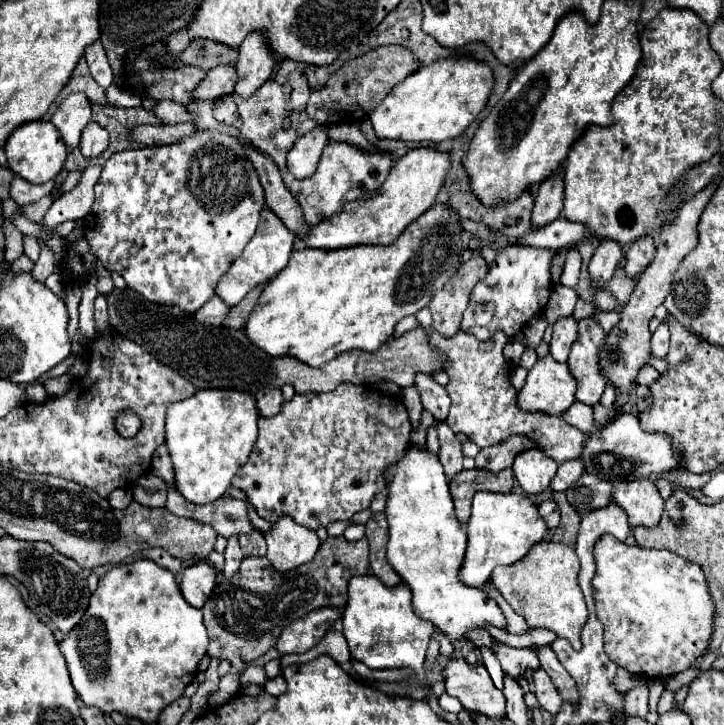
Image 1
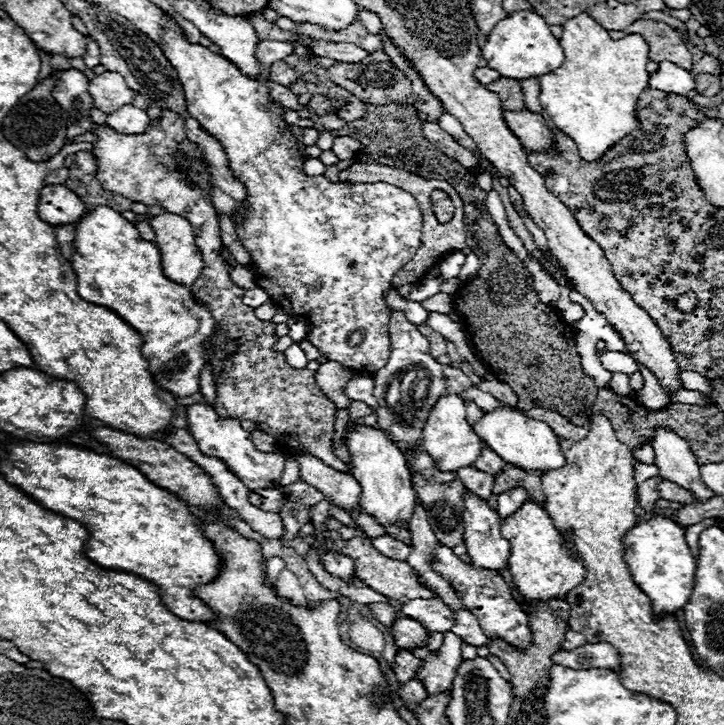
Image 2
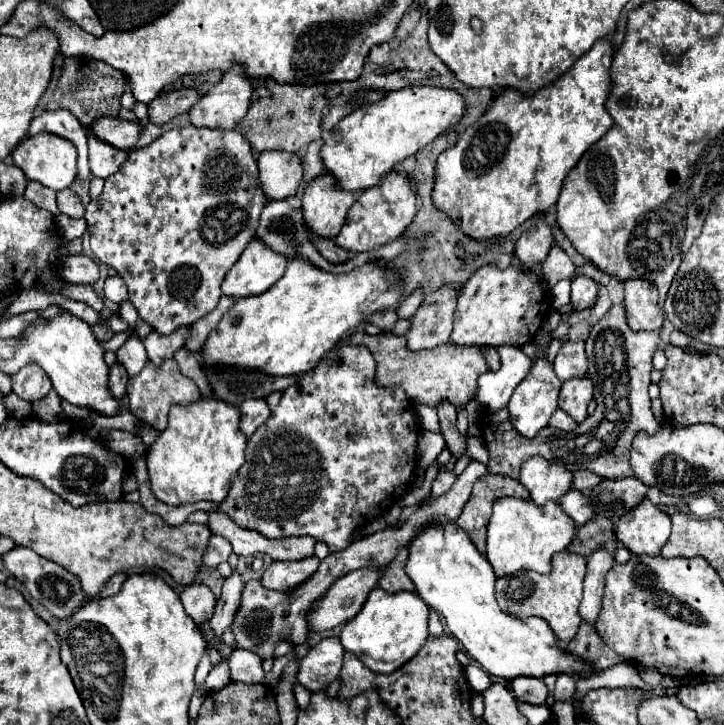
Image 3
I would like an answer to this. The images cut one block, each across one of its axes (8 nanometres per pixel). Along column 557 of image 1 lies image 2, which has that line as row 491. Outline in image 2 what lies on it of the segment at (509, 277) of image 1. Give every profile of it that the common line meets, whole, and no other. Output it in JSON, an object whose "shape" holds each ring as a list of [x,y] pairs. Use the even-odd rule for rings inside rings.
{"shape":[[[206,402],[186,406],[186,412],[188,412],[188,432],[196,440],[202,454],[212,456],[212,458],[220,458],[228,466],[228,470],[234,472],[246,484],[246,488],[252,490],[252,492],[256,492],[260,488],[280,486],[280,478],[282,478],[286,458],[278,452],[256,450],[252,436],[240,426],[240,420],[218,416],[214,412],[214,408],[210,408]]]}

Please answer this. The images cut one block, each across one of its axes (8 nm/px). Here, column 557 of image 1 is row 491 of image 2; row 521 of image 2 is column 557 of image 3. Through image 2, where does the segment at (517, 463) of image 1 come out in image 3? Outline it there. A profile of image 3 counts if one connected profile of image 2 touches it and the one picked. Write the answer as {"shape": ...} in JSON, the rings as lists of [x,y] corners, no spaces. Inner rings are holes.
{"shape":[[[536,456],[524,462],[518,480],[524,484],[536,504],[546,504],[548,500],[558,500],[570,488],[572,472],[560,464]]]}

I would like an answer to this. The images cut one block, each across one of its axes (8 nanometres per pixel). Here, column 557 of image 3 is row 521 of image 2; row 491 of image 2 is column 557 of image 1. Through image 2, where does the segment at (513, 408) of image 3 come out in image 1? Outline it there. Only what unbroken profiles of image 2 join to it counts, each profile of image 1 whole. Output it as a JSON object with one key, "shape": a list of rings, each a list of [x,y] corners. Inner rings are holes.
{"shape":[[[550,354],[540,358],[532,370],[528,370],[528,378],[524,388],[518,392],[520,408],[530,412],[546,412],[546,414],[564,414],[576,402],[576,378],[570,374],[568,364],[556,362]]]}

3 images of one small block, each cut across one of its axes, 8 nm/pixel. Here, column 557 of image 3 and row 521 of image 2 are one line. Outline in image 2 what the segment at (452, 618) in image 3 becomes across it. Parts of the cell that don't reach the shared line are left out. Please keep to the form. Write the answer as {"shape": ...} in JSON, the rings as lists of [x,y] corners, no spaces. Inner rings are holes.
{"shape":[[[654,516],[638,520],[622,540],[626,540],[626,566],[630,568],[638,588],[642,588],[650,598],[654,612],[674,614],[678,608],[684,608],[690,600],[696,576],[696,558],[686,544],[684,528],[666,516]]]}

